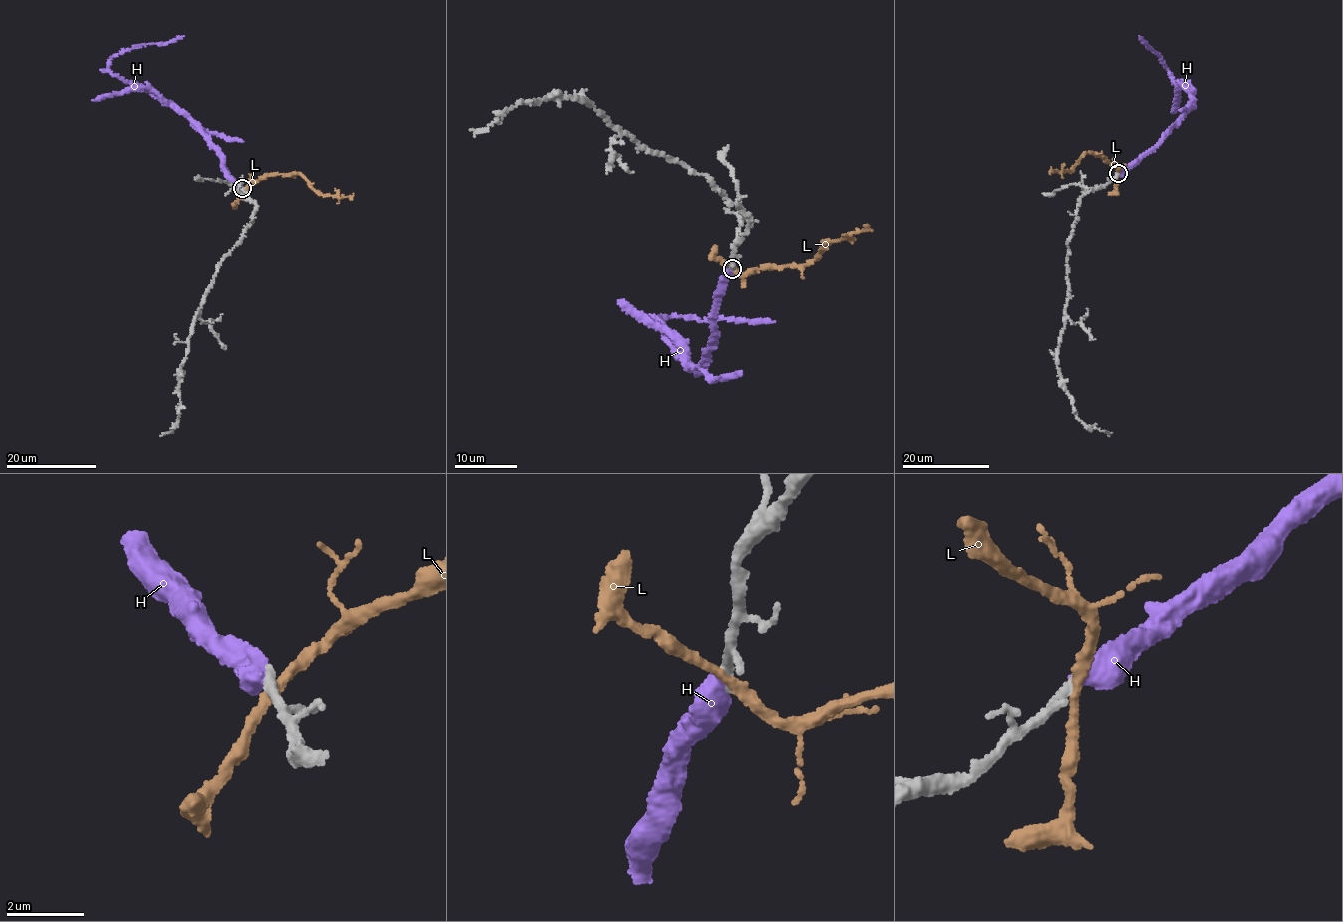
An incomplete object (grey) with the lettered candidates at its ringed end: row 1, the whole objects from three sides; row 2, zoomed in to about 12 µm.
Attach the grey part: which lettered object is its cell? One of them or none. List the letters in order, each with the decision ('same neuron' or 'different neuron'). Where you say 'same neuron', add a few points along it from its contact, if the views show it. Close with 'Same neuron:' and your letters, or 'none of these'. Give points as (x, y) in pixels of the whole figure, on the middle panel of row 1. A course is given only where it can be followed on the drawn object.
H: different neuron
L: different neuron
Same neuron: none of these

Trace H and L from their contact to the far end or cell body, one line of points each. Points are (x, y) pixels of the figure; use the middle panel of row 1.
H: (731, 267), (721, 287), (716, 336), (705, 358), (696, 372), (679, 358), (658, 317), (775, 322)
L: (732, 266), (744, 273), (809, 263), (815, 260), (823, 243), (849, 238), (851, 233), (865, 229), (868, 226)

